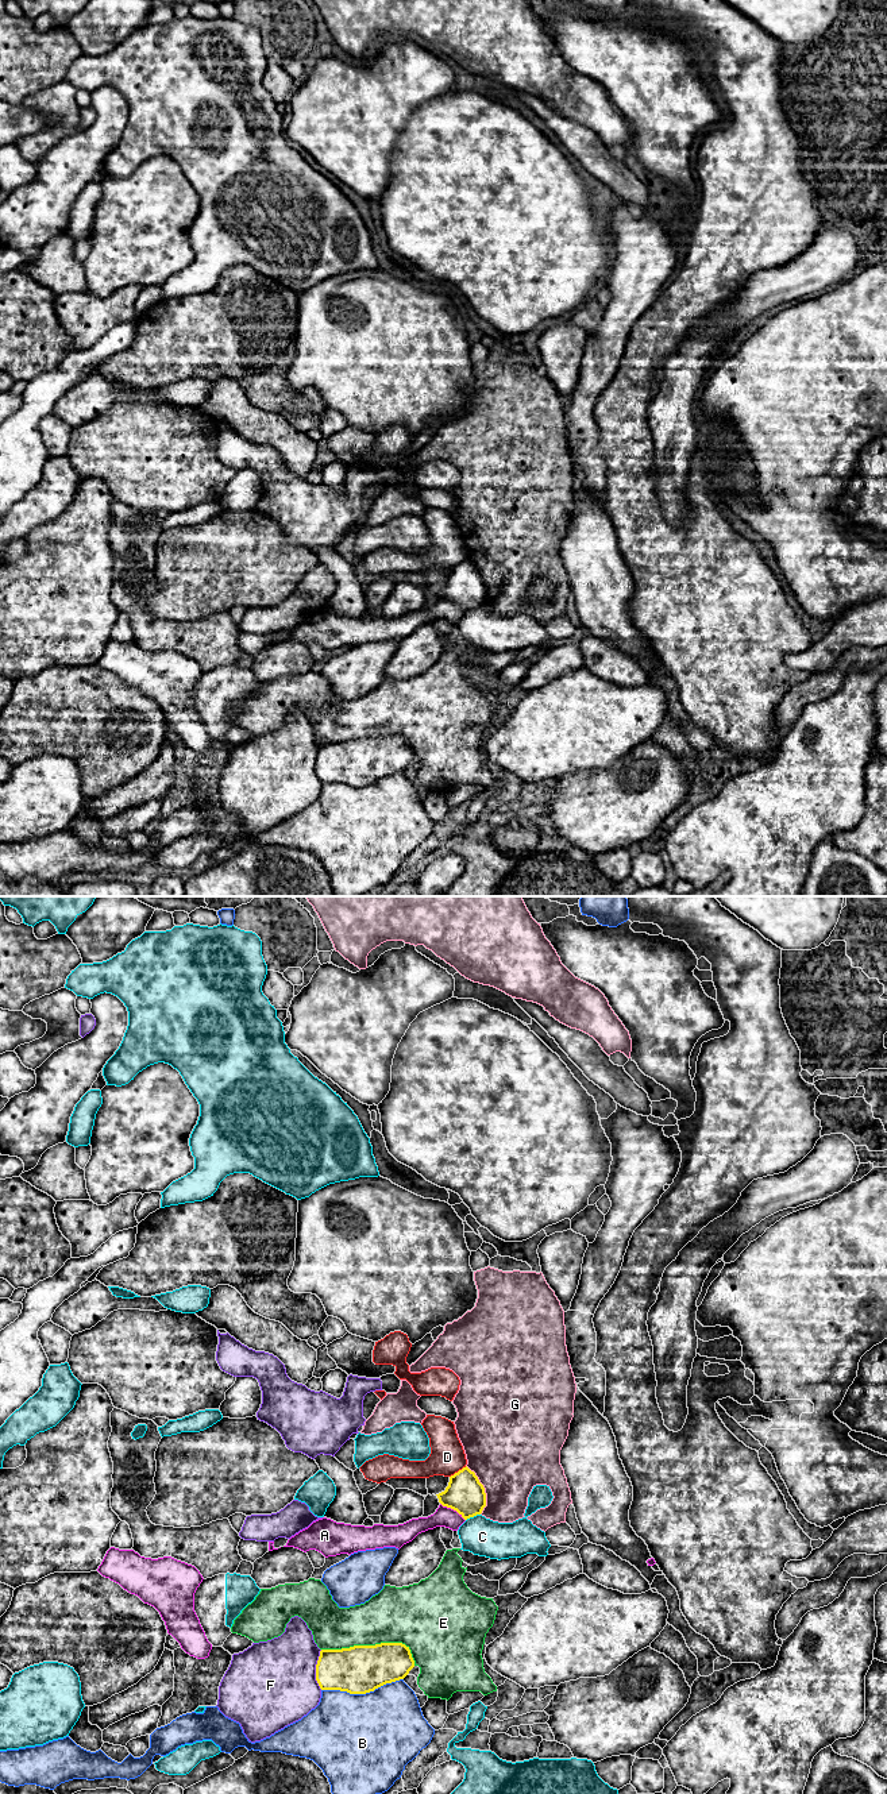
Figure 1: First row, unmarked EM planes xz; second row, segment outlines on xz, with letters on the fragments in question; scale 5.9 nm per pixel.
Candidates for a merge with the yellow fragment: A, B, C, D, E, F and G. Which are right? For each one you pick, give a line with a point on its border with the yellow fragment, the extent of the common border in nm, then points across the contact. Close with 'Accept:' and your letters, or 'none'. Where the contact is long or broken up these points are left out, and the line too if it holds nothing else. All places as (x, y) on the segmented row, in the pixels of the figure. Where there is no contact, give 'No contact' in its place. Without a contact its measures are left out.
Accept: none

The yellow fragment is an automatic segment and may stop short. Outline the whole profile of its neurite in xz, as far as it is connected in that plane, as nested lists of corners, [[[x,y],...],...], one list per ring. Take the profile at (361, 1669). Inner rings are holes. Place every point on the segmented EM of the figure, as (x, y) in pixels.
[[[402,1643],[321,1650],[316,1681],[321,1690],[366,1694],[404,1679],[413,1667],[410,1650]]]

